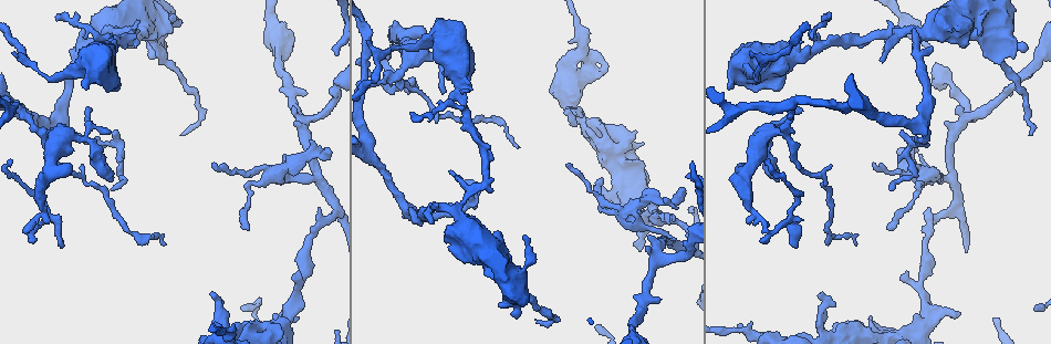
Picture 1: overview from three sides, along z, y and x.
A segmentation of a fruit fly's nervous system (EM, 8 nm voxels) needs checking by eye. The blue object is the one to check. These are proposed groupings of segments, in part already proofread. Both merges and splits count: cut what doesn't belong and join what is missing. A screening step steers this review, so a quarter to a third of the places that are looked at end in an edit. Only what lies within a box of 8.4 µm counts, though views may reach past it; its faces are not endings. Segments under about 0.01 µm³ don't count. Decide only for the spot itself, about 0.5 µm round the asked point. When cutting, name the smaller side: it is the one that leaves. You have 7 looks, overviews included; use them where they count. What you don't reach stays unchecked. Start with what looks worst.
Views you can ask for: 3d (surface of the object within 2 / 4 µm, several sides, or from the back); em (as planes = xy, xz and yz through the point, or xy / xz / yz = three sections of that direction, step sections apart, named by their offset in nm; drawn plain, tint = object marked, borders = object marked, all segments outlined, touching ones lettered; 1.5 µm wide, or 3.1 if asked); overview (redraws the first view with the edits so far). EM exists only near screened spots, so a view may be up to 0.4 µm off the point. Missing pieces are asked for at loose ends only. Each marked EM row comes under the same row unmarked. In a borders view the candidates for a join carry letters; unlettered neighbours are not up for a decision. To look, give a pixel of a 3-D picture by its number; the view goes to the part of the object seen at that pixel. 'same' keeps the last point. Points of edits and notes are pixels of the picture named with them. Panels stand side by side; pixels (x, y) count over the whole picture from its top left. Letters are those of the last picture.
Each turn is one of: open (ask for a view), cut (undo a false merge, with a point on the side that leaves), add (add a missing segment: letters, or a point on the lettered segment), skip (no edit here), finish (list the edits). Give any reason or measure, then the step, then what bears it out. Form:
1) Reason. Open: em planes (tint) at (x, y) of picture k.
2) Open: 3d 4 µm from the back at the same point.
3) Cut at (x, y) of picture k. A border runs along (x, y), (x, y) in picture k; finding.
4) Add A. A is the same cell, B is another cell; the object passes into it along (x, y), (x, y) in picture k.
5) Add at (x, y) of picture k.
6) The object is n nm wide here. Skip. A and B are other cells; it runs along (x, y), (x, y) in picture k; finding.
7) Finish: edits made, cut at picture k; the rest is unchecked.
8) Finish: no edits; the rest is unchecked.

Free end. Open: em planes (tint) at (328, 153) of picture 1.

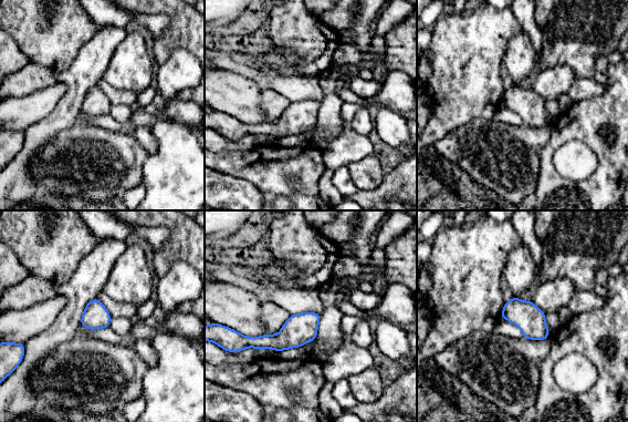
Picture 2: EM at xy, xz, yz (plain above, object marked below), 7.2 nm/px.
Open: em planes (borders) at the same point.

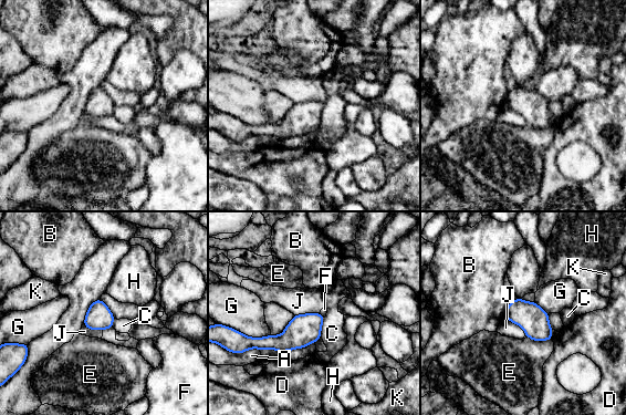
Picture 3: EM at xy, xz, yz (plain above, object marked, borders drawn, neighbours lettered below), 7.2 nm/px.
The object is 190 nm wide here; the longest contact is with G, 240 nm. Skip. A, B, C, D, E, F, G, H, J and K are other cells; no lettered segment goes on from it.

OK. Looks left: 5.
Branch stops here. Open: 3d 4 µm at (821, 292) of picture 1.

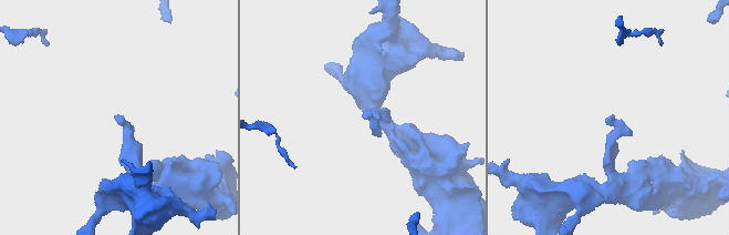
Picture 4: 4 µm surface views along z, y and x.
Now the EM. Open: em planes (borders) at (118, 115) of picture 4.

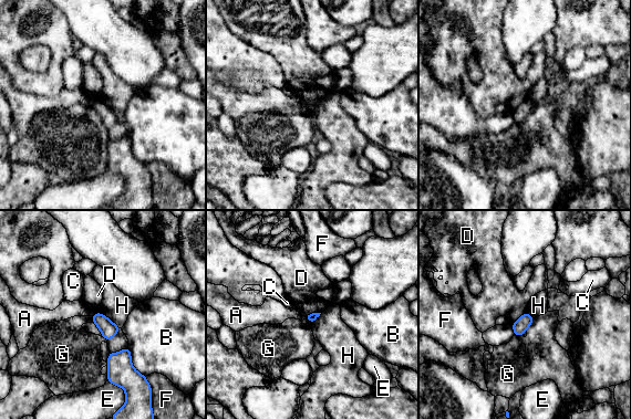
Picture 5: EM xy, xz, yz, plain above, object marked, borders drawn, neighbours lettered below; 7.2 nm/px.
Skip. A, B, C, D, E, F, G and H are other cells; a border runs along (320, 312), (313, 312), (304, 316) in picture 5; none of them fits.

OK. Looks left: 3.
Calibre changes. Open: em xz step 8 (borders) at (746, 204) of picture 1.

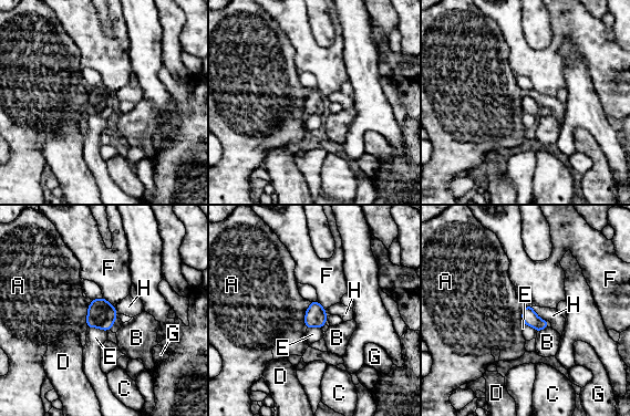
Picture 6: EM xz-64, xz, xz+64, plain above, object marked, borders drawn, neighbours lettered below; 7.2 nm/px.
Skip. A, B, C, D, E, F, G and H are other cells; one cell here.

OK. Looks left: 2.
Finish: no edits; the rest is unchecked.

